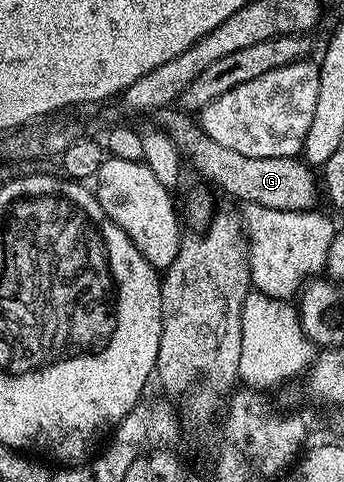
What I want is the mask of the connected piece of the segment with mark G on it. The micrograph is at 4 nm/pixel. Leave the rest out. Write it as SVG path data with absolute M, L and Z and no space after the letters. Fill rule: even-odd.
M163 109L157 123L168 132L176 149L185 159L190 160L195 170L204 178L216 184L228 195L242 204L266 206L267 209L290 210L291 212L311 211L317 204L320 188L311 167L301 159L292 156L278 158L246 158L236 150L214 142L203 129L198 128L191 115L176 109Z

